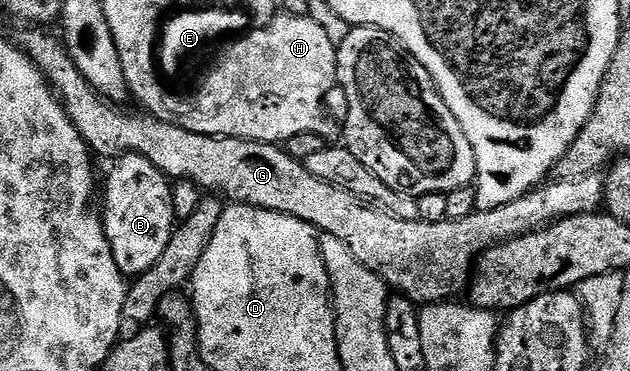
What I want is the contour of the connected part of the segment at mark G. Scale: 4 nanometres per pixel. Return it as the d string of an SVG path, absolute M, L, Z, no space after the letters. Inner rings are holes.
M30 26L25 31L22 40L20 39L22 51L30 56L39 70L46 75L51 88L58 93L58 99L61 100L68 118L74 123L76 130L84 138L86 147L95 157L117 158L123 152L135 152L148 158L148 162L152 162L152 166L159 168L171 181L194 180L199 188L210 194L221 194L227 201L236 204L253 204L255 208L263 208L269 212L282 212L285 216L300 218L316 226L321 232L332 234L332 238L344 242L344 246L348 246L356 262L372 270L372 274L376 274L395 293L407 296L419 306L453 301L457 297L454 296L457 292L467 291L472 273L476 268L476 261L483 252L495 248L497 244L515 240L517 236L537 232L539 228L544 228L555 220L597 212L603 207L604 197L608 191L607 181L601 175L595 174L575 180L561 179L556 181L556 184L547 183L496 210L483 212L475 210L471 216L460 220L424 222L420 219L396 218L386 209L377 207L360 196L354 196L340 186L332 186L332 182L324 182L316 178L316 174L306 169L303 161L292 159L285 147L277 144L261 144L255 140L241 140L231 136L205 136L189 132L175 124L169 124L153 114L137 116L134 112L125 112L127 110L125 107L115 106L111 101L103 100L101 94L86 81L84 74L76 70L72 58L55 33L54 37L50 30L42 26Z

